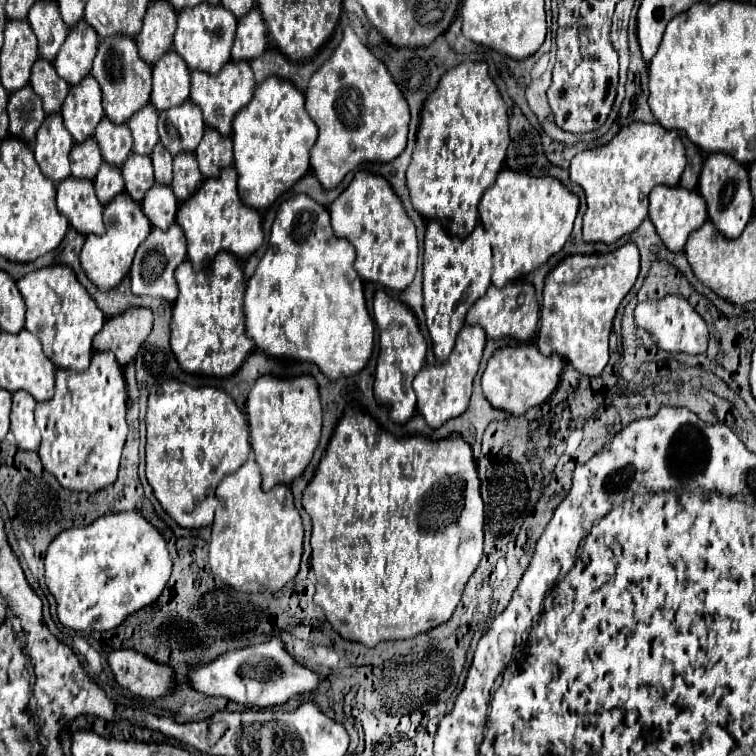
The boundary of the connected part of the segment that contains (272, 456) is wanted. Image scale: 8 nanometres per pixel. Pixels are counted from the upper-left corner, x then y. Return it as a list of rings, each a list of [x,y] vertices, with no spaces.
[[[263,374],[255,380],[249,392],[245,414],[249,422],[249,442],[263,476],[263,490],[267,492],[275,484],[291,484],[303,474],[319,444],[321,398],[317,380],[311,374],[295,378]]]

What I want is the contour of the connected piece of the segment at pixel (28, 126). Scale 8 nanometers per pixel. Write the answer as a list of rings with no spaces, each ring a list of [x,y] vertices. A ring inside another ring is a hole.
[[[25,86],[9,96],[7,104],[9,114],[9,132],[25,142],[31,142],[45,120],[45,112],[41,106],[41,98],[33,92],[33,88]]]

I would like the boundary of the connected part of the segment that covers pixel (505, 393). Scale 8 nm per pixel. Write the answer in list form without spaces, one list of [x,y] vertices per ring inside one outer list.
[[[523,344],[523,346],[503,346],[495,350],[495,354],[489,358],[487,368],[481,376],[481,386],[485,392],[485,398],[493,408],[501,408],[513,416],[525,414],[529,408],[543,404],[557,388],[561,380],[561,356],[541,356],[535,344]]]

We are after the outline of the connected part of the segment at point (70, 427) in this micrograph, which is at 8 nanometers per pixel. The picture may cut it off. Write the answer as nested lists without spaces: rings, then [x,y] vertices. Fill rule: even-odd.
[[[111,350],[95,352],[89,368],[83,372],[57,369],[55,396],[37,404],[35,422],[43,436],[39,446],[43,468],[51,472],[63,488],[97,492],[115,482],[127,436],[125,402],[123,368]]]

